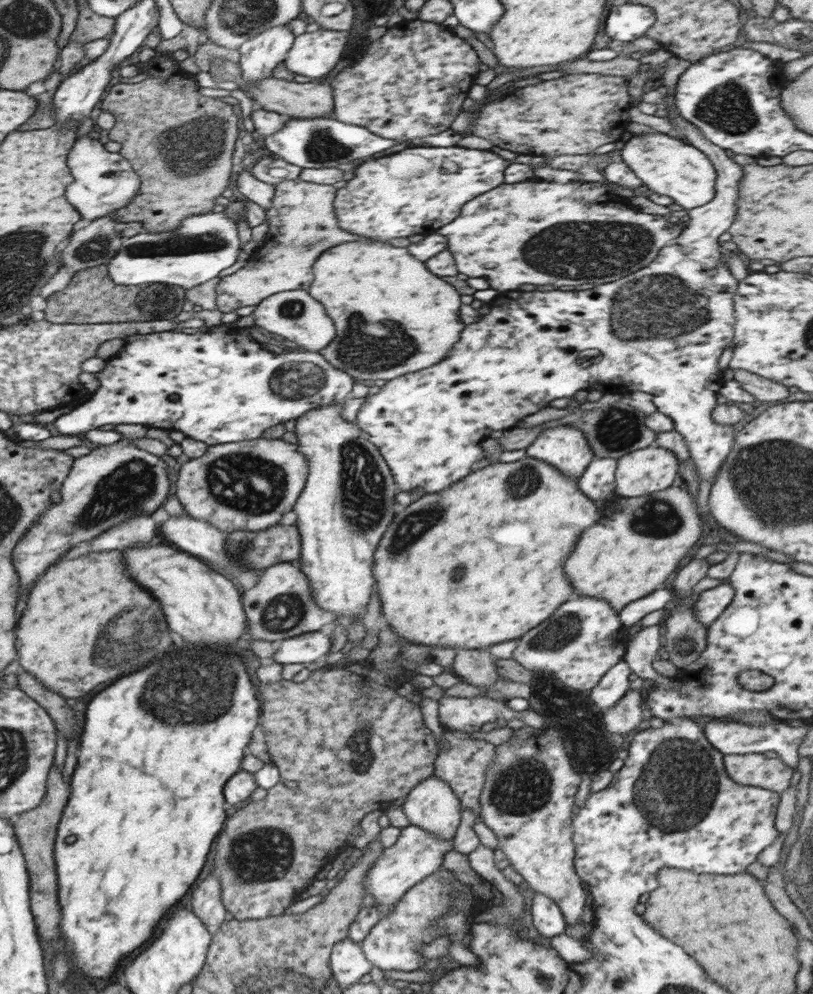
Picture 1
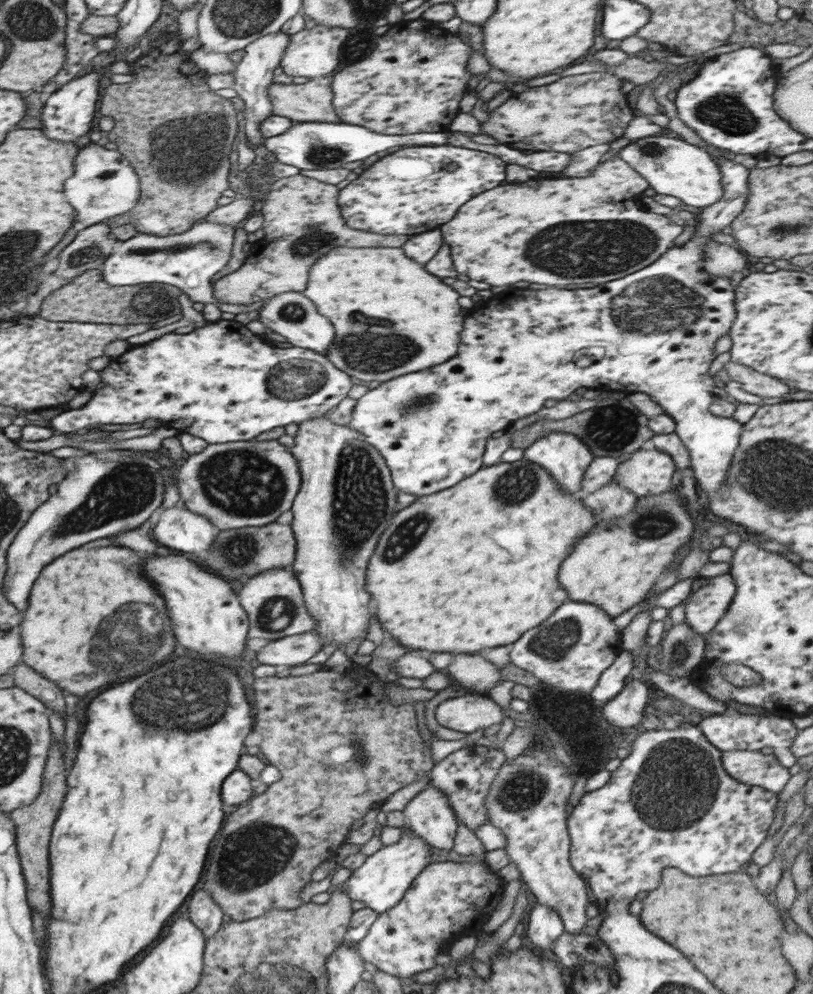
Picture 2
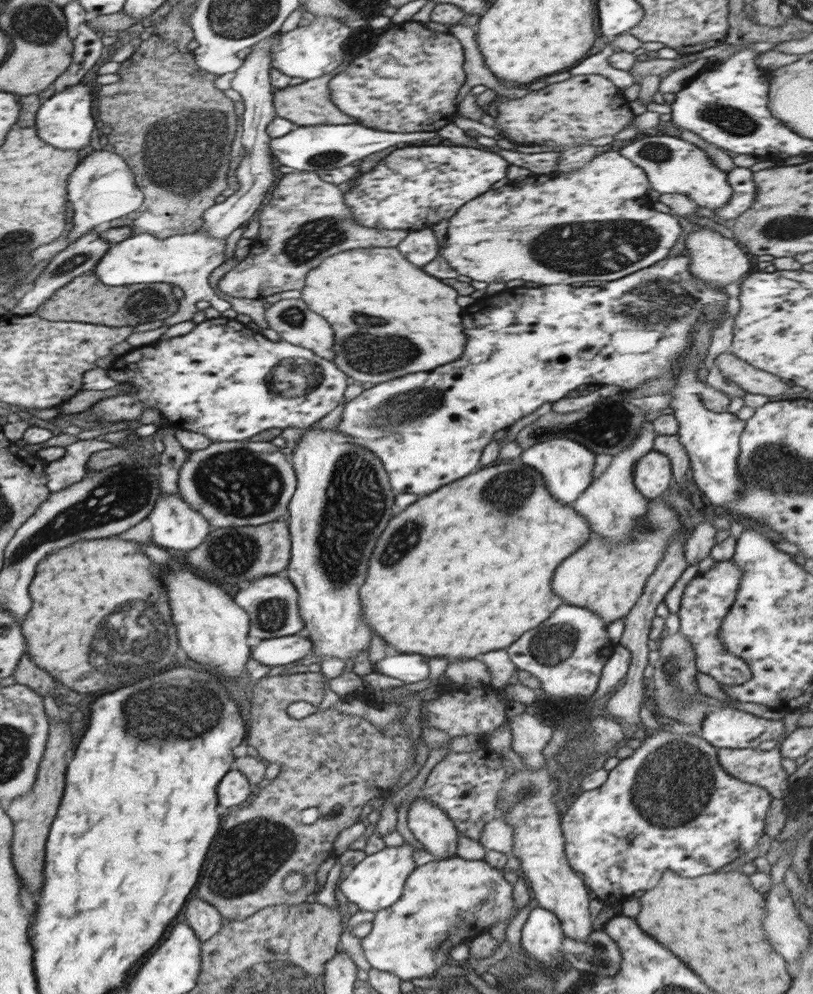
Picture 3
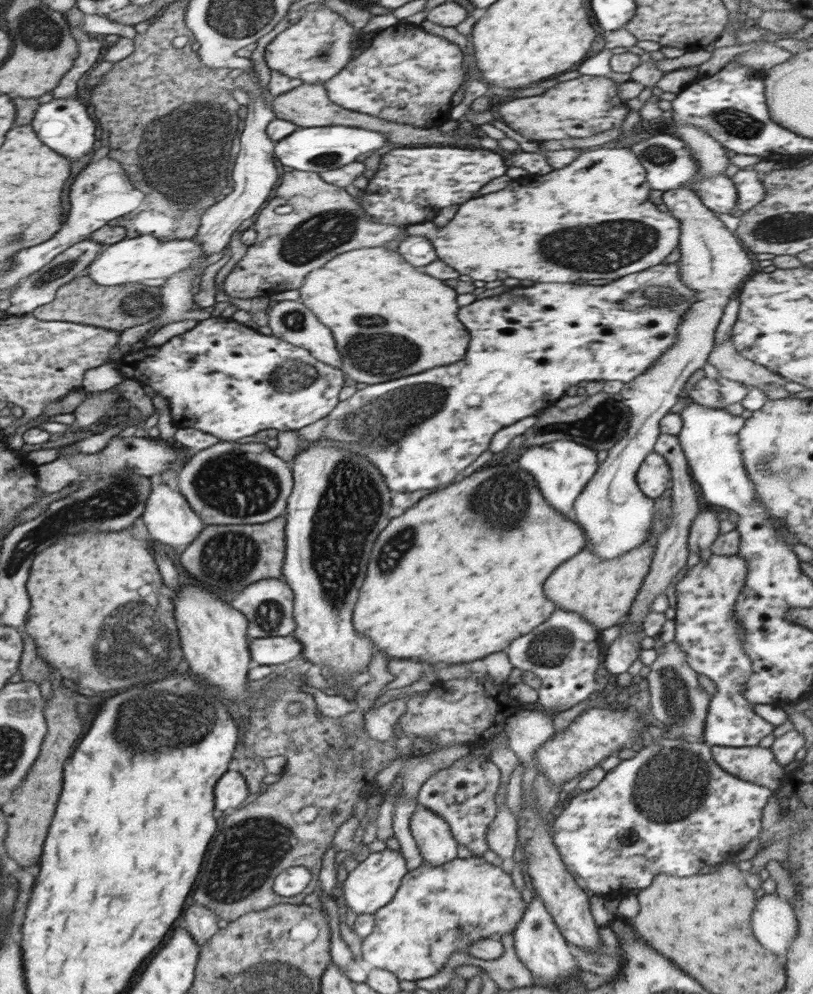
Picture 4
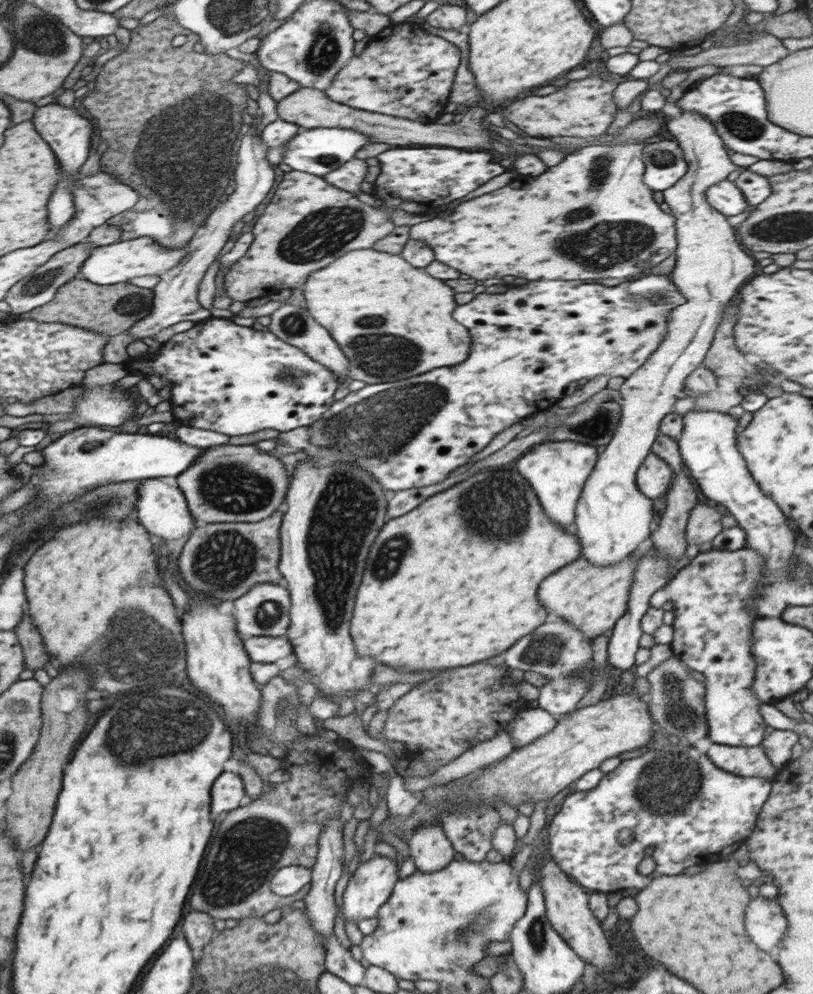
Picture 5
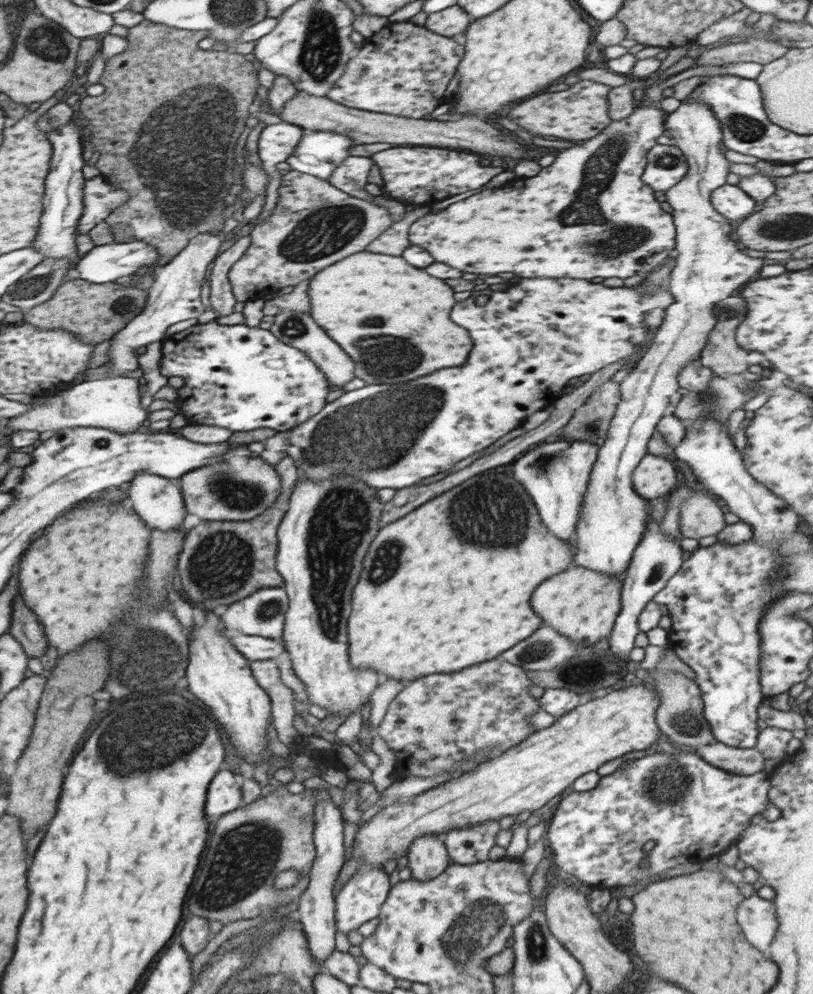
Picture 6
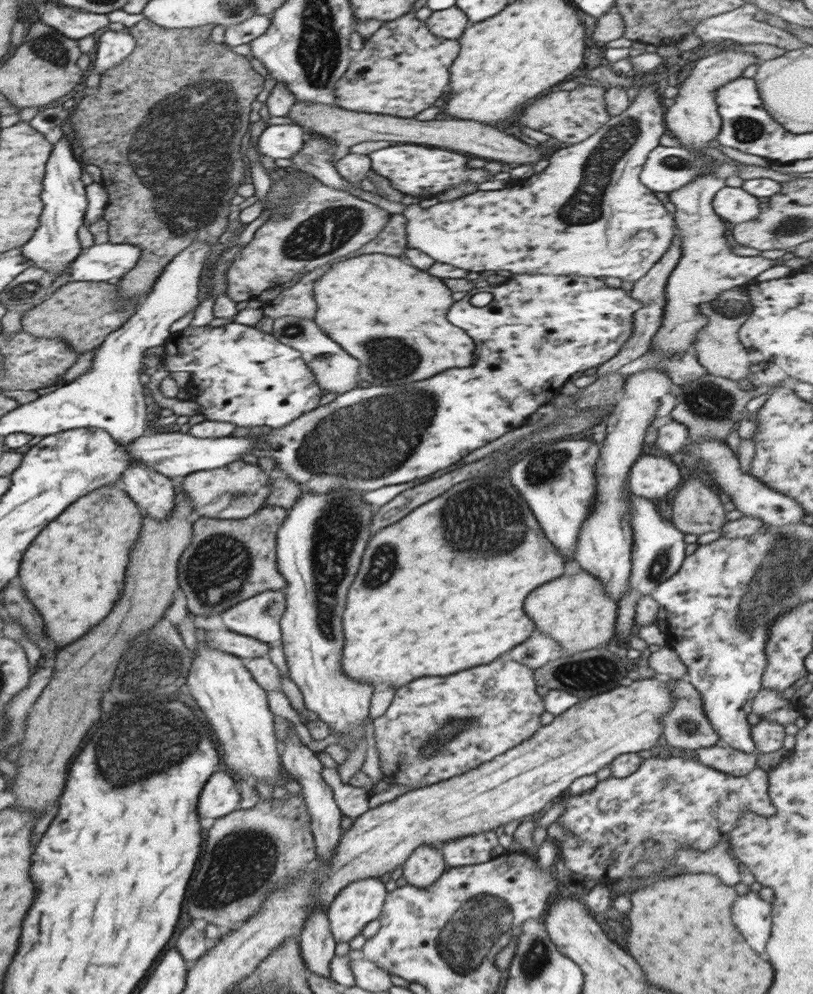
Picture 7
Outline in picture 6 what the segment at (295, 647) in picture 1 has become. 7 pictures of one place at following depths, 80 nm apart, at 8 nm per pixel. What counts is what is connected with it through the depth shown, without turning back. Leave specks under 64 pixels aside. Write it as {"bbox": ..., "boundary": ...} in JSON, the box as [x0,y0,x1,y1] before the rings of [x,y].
{"bbox":[227,633,285,661],"boundary":[[[227,633],[229,641],[239,650],[248,661],[264,661],[280,656],[285,650],[282,639],[269,639],[242,635],[239,633]]]}

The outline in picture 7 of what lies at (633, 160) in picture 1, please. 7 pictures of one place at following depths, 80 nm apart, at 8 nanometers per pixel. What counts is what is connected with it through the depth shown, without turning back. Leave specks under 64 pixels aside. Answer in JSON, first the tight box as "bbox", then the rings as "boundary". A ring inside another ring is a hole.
{"bbox":[639,145,760,225],"boundary":[[[658,145],[654,150],[648,154],[645,165],[641,170],[639,179],[646,188],[652,190],[652,192],[662,192],[667,195],[672,194],[674,190],[680,190],[685,186],[688,186],[694,177],[701,175],[702,173],[712,173],[715,177],[724,179],[724,183],[727,178],[732,176],[739,176],[736,169],[736,165],[730,165],[726,162],[705,158],[702,154],[692,154],[684,147],[666,147]],[[722,188],[713,199],[713,210],[725,222],[735,225],[760,216],[760,200],[742,188]]]}

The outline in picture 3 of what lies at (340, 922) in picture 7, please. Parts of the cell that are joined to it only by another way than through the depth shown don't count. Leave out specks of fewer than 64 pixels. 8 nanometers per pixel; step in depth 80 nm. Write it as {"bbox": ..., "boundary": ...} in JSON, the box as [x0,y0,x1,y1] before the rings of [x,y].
{"bbox":[338,843,417,912],"boundary":[[[404,843],[397,847],[384,847],[382,850],[370,854],[358,863],[348,877],[344,878],[338,888],[348,898],[349,902],[358,905],[359,910],[378,912],[392,906],[403,893],[406,879],[417,867],[412,859],[413,846]]]}

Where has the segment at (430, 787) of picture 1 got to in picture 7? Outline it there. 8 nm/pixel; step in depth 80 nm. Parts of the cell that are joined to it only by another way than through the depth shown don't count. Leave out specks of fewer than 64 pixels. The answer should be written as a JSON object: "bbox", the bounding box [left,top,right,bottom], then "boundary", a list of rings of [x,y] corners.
{"bbox":[403,845,448,888],"boundary":[[[432,845],[418,847],[403,864],[406,882],[418,888],[433,885],[448,869],[440,848]]]}

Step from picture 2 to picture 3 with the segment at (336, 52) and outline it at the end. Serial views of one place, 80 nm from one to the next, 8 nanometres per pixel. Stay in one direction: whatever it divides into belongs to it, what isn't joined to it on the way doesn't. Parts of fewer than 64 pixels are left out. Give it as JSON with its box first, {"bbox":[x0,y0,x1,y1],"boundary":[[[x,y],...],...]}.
{"bbox":[272,16,354,81],"boundary":[[[310,16],[310,24],[281,33],[281,40],[273,48],[272,66],[292,80],[309,81],[334,72],[344,60],[344,42],[354,30],[331,16]]]}

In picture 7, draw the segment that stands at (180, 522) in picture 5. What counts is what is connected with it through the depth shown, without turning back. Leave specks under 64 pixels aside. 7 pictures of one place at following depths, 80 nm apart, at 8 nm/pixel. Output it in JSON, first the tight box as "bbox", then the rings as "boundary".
{"bbox":[120,455,177,520],"boundary":[[[131,455],[129,468],[120,480],[126,494],[138,505],[143,514],[154,520],[169,518],[177,503],[171,477],[160,475]]]}

